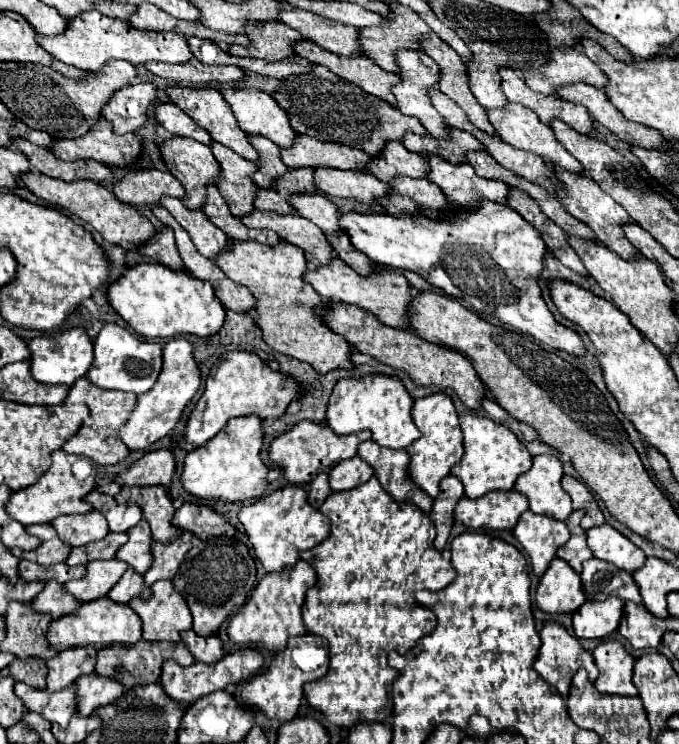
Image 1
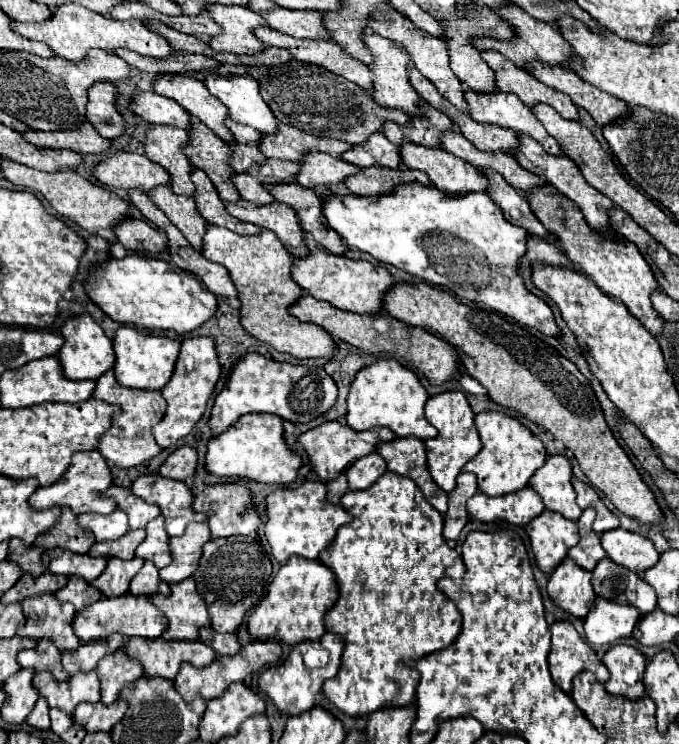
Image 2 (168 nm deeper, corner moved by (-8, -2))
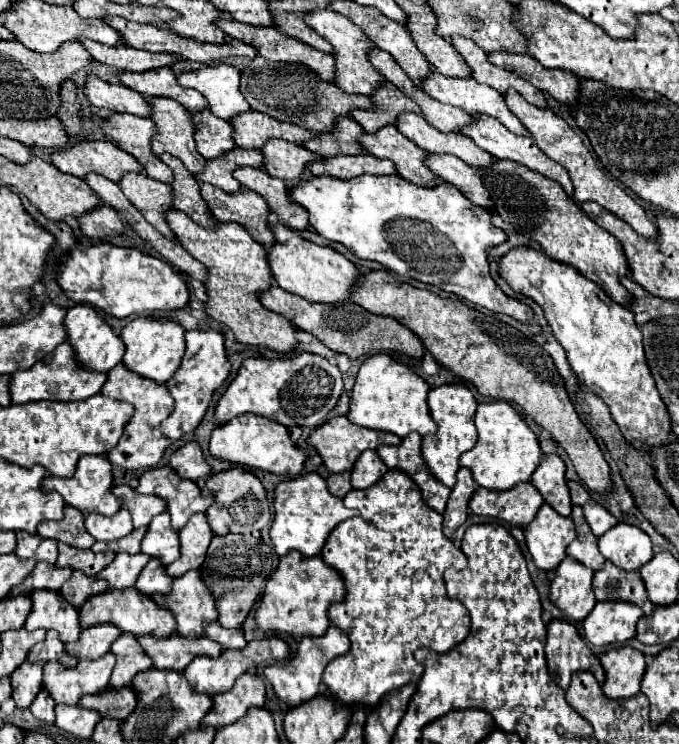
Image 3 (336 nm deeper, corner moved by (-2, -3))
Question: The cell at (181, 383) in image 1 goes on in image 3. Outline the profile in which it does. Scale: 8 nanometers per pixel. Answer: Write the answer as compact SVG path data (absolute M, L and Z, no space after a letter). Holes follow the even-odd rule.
M187 331L185 333L185 355L183 361L179 365L179 369L173 373L173 377L165 383L169 393L175 399L175 409L173 413L161 423L161 431L167 439L179 439L185 433L191 433L199 421L203 419L209 401L213 397L213 393L225 383L227 375L229 375L229 361L225 355L225 347L223 347L223 335L217 331Z

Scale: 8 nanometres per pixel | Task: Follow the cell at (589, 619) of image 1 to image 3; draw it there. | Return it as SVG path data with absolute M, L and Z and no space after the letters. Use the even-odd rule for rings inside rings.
M599 601L593 611L583 619L585 639L593 645L625 643L635 637L635 625L641 617L637 605L625 601Z

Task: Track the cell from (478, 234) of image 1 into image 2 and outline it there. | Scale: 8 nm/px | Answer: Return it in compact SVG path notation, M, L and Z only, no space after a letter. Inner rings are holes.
M399 184L395 192L383 196L337 196L323 198L323 216L327 224L345 240L347 246L369 252L375 260L401 268L431 286L451 292L459 300L481 302L523 326L541 330L547 336L559 336L551 308L537 296L533 296L521 276L517 274L517 262L527 250L527 230L509 224L503 218L501 208L485 192L469 192L465 196L447 196L435 186L425 184Z

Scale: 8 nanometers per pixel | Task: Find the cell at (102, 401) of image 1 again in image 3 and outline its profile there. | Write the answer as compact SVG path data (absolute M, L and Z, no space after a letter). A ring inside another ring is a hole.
M119 363L107 373L107 381L101 387L101 395L117 399L117 401L127 401L135 407L135 413L129 419L129 423L125 425L119 443L107 451L107 459L111 461L111 465L121 467L121 469L155 467L161 461L163 451L171 445L171 441L167 437L163 437L163 433L161 433L161 421L167 419L169 413L173 411L173 397L169 395L167 387L153 385L153 381L145 381L143 377L133 377L133 373L129 373Z

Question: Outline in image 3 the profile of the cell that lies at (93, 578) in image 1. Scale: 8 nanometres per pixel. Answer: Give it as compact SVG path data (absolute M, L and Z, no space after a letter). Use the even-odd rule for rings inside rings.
M117 553L113 563L107 565L97 579L105 579L109 583L109 587L113 589L127 589L137 581L139 571L147 565L151 557L147 557L145 553L137 553L137 555L129 555L129 553Z

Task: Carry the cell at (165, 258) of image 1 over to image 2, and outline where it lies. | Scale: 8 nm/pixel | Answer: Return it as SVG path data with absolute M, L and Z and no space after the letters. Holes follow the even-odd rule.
M137 218L123 220L113 228L113 234L117 242L121 242L127 250L133 250L133 252L145 252L155 256L167 250L165 232L155 230L149 222L143 222Z

